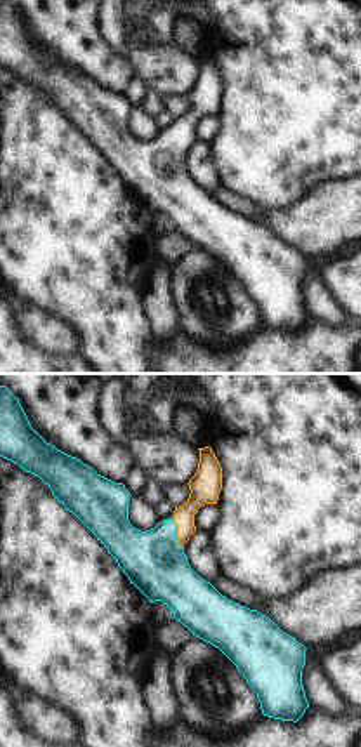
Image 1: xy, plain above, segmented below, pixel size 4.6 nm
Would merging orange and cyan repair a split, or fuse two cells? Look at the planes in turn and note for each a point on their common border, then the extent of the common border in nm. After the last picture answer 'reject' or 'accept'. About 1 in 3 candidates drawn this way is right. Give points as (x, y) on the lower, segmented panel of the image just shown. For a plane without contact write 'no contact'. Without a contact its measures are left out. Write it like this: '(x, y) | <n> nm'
(177, 534) | 140 nm

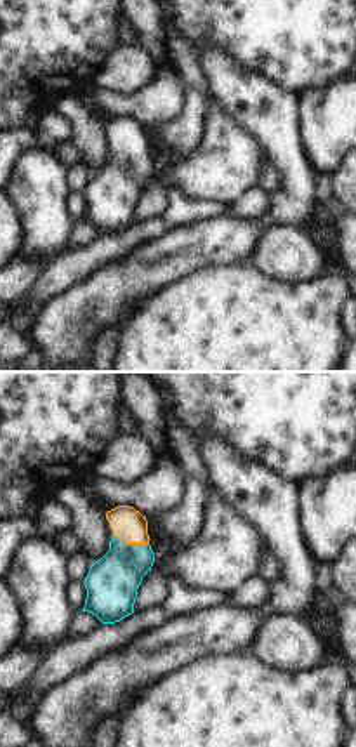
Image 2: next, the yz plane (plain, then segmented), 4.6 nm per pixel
(131, 542) | 180 nm

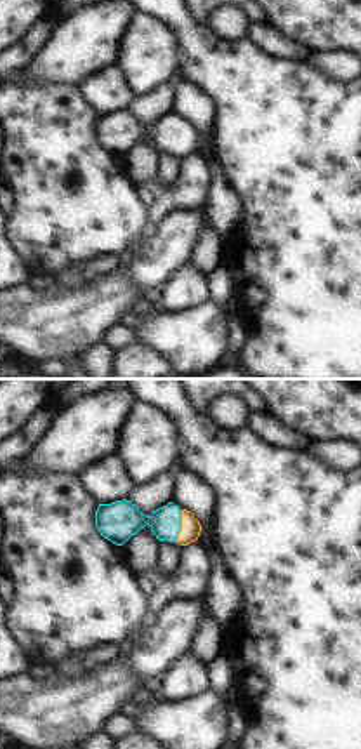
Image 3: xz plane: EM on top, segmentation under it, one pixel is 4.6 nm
(181, 527) | 150 nm

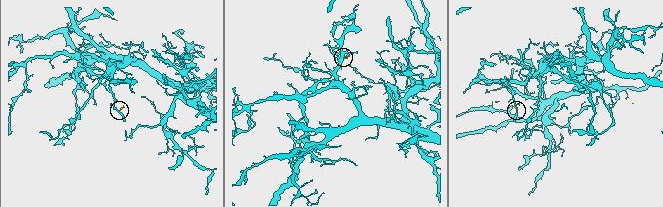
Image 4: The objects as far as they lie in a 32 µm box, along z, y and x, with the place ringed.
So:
accept

